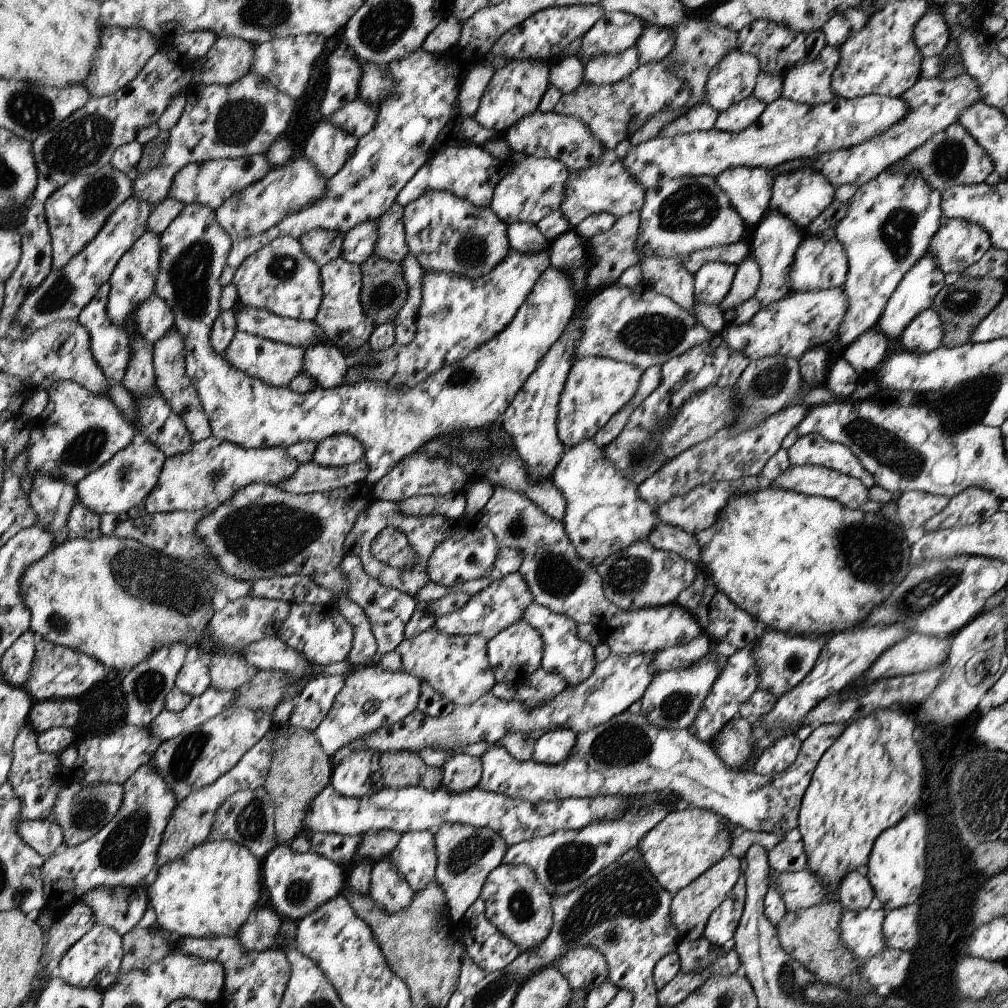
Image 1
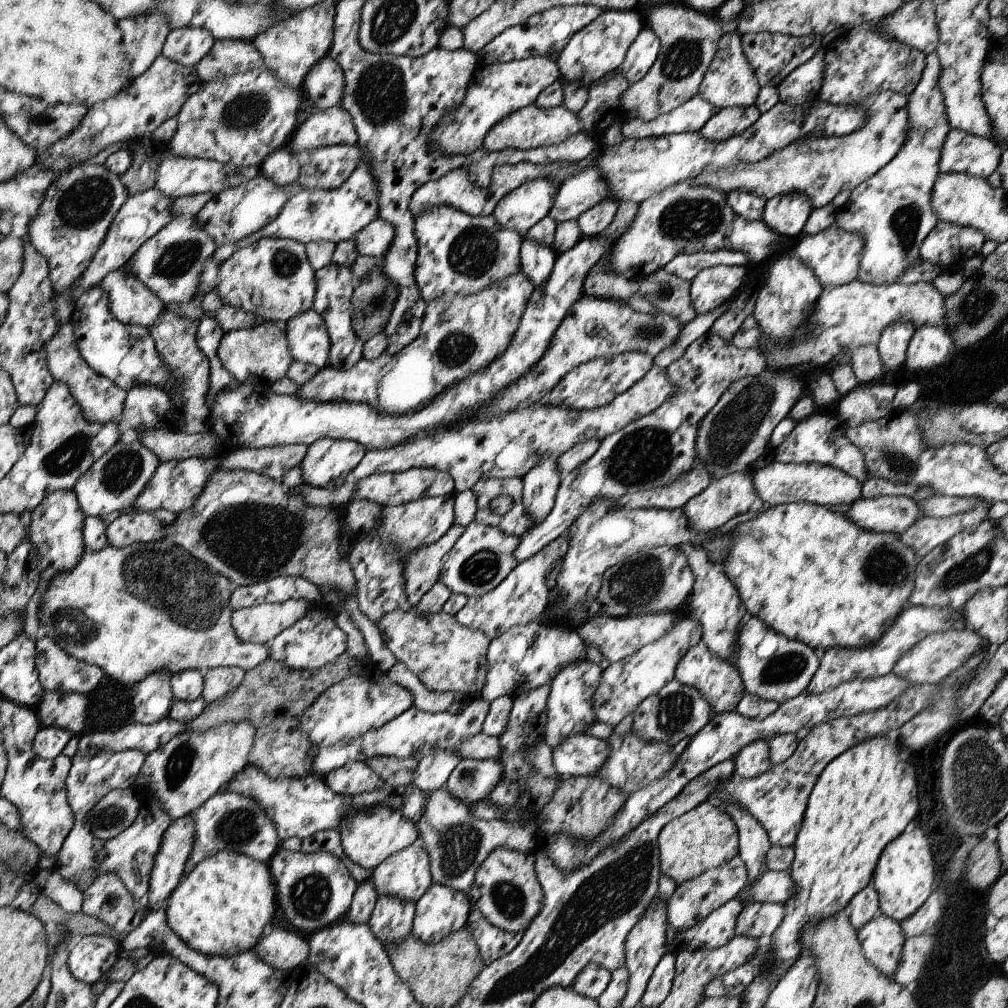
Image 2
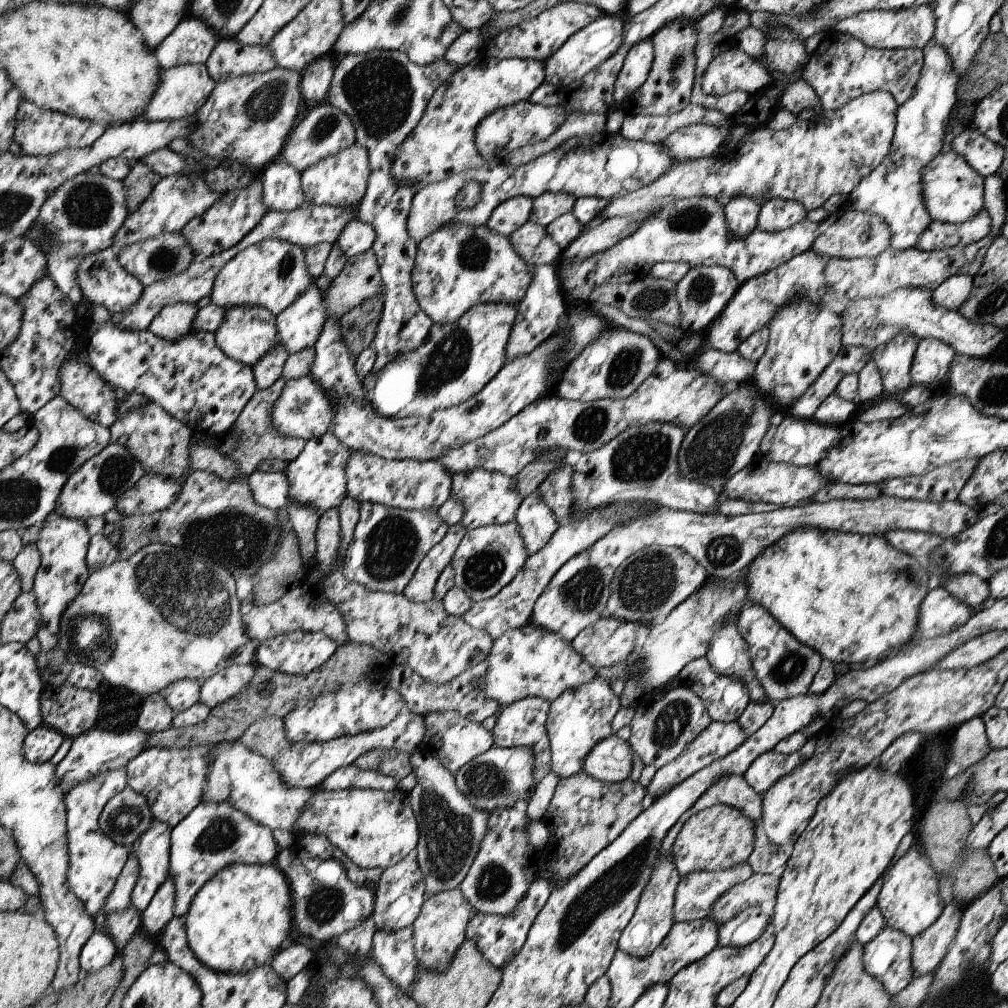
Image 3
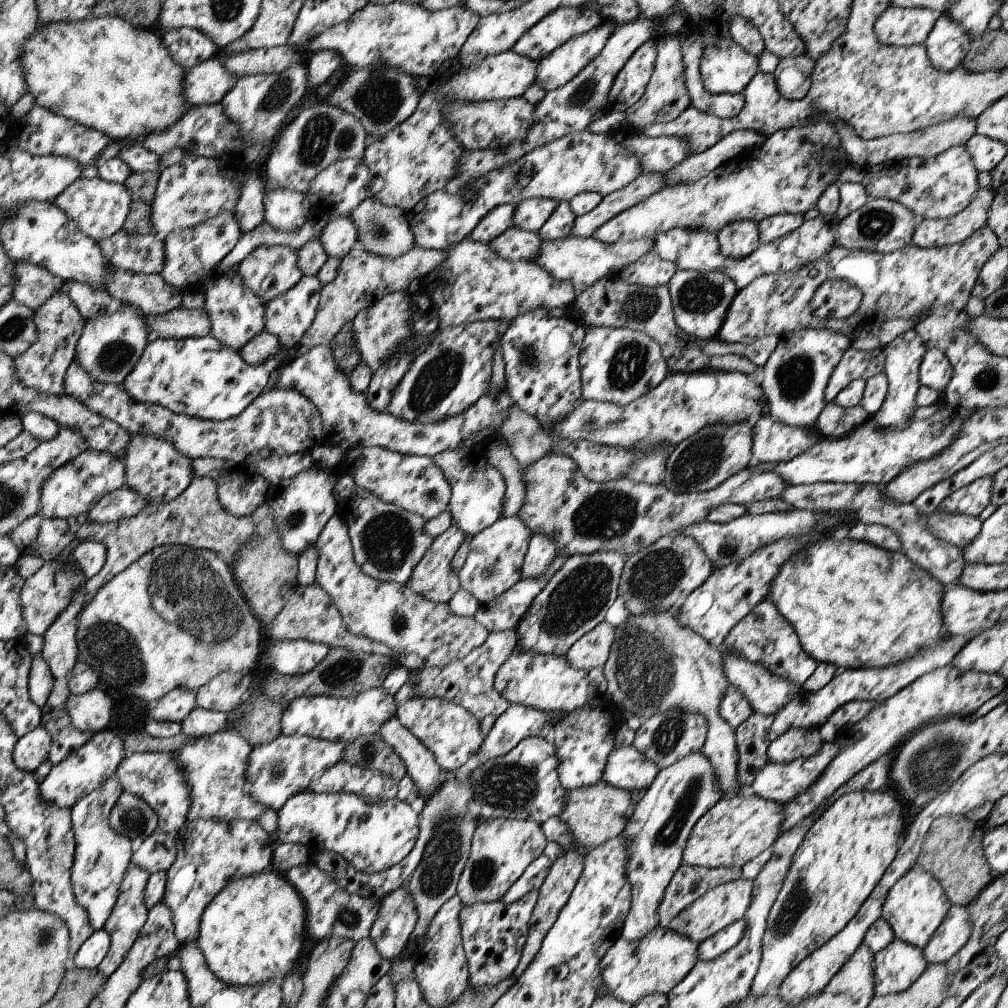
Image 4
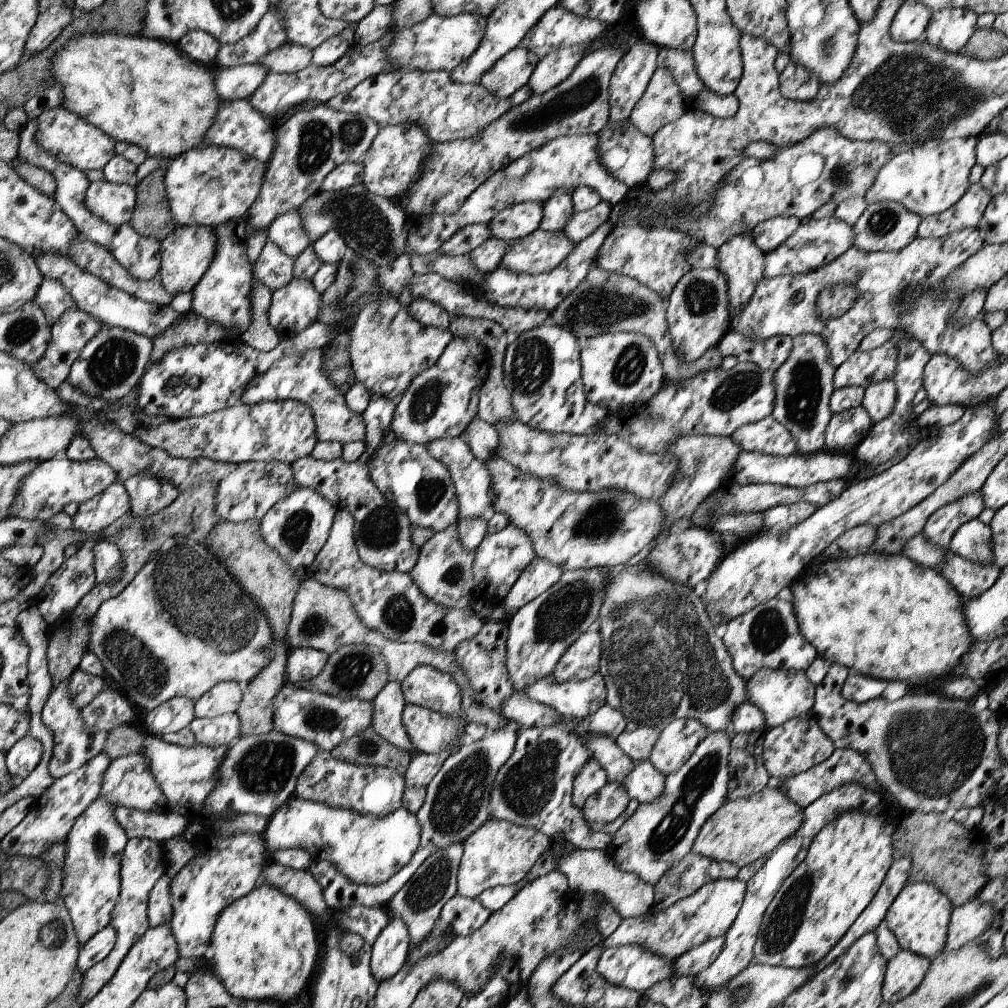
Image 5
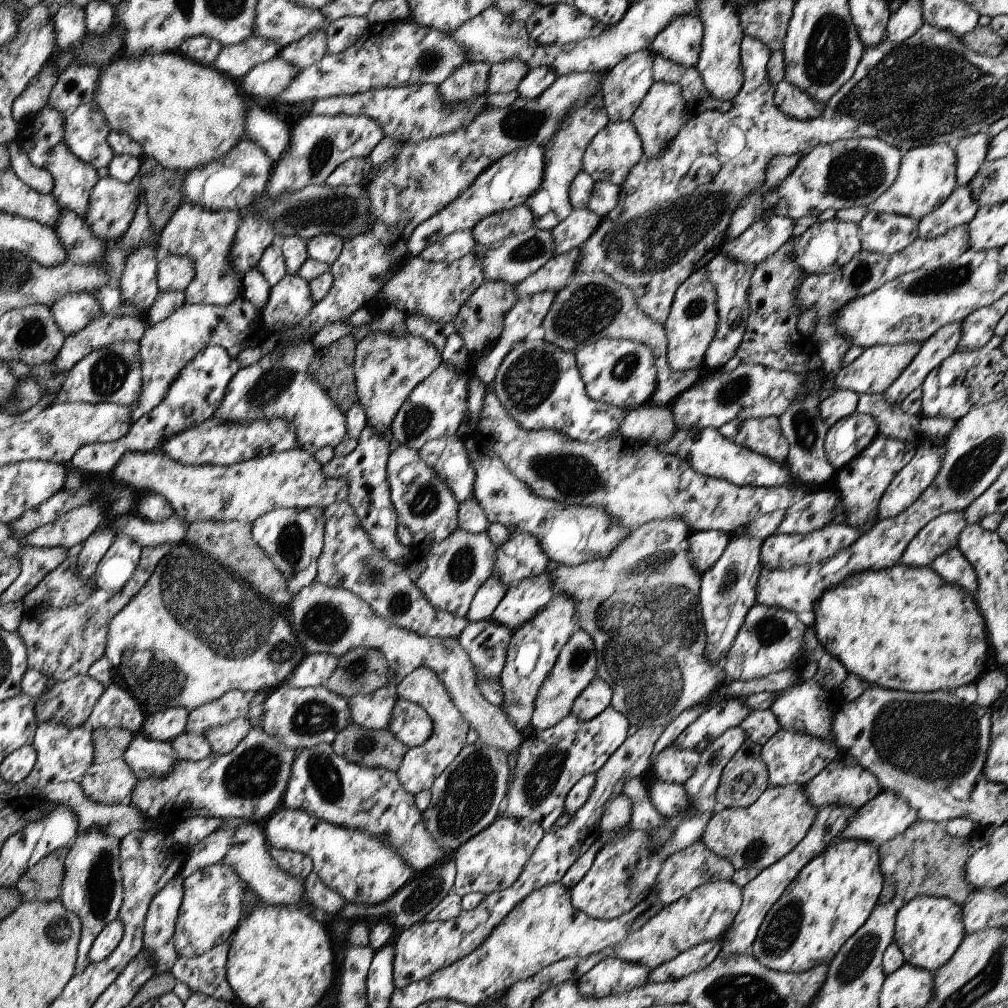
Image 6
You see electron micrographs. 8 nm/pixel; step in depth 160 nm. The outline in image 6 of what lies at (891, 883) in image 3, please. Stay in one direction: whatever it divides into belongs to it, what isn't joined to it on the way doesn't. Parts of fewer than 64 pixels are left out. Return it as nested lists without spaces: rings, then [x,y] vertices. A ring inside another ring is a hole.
[[[918,895],[898,909],[893,942],[900,947],[906,963],[934,973],[952,958],[964,940],[962,905],[948,897]]]

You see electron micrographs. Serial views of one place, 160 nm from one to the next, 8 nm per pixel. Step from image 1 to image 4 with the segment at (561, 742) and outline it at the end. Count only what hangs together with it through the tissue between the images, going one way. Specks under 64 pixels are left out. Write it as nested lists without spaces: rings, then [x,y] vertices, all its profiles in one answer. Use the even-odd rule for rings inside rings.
[[[634,745],[616,747],[609,754],[603,780],[613,787],[627,791],[648,788],[659,766],[646,758]]]

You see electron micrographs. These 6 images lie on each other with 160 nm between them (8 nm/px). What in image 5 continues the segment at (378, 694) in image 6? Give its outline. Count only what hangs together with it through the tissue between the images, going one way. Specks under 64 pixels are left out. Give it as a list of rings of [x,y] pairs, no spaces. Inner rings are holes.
[[[390,680],[387,687],[371,702],[375,703],[372,730],[392,746],[408,750],[408,754],[415,757],[417,751],[403,722],[403,711],[407,707],[407,700],[403,696],[402,684]]]

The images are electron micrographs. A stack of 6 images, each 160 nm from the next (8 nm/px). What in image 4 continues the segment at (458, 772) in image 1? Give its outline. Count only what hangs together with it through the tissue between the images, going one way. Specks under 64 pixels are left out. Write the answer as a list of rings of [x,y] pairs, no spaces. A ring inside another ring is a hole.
[[[551,737],[522,739],[504,756],[478,764],[471,774],[471,793],[480,804],[479,820],[507,818],[537,822],[540,826],[565,811],[565,788],[559,779],[561,760]]]

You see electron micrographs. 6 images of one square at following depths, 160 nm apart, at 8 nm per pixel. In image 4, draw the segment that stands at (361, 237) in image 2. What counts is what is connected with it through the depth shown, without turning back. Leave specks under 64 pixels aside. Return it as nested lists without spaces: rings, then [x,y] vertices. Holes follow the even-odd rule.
[[[329,216],[320,238],[328,257],[341,259],[347,256],[358,241],[358,228],[354,220],[345,216]]]

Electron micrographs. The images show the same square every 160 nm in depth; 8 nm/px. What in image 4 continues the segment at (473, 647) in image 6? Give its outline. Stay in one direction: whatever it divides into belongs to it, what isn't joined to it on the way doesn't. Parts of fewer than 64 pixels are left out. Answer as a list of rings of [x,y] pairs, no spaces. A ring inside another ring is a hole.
[[[515,629],[491,631],[486,642],[480,648],[472,650],[466,657],[452,661],[450,665],[443,667],[422,669],[415,677],[410,676],[395,694],[395,702],[399,706],[414,697],[425,699],[438,697],[462,705],[479,721],[488,714],[498,718],[510,708],[511,702],[495,689],[495,676],[498,669],[513,653],[514,647],[517,645],[516,638]]]

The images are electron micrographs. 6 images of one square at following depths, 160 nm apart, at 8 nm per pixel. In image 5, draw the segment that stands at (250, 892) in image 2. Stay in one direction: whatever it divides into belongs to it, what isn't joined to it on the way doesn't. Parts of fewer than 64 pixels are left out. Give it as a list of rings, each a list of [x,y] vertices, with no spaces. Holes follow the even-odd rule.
[[[262,884],[255,890],[232,902],[231,906],[220,914],[216,922],[214,936],[211,938],[211,947],[208,951],[210,970],[223,983],[235,998],[247,1000],[276,1000],[286,1004],[296,998],[306,986],[318,960],[318,940],[312,916],[304,910],[300,902],[296,902],[291,895],[284,894],[279,887]]]

